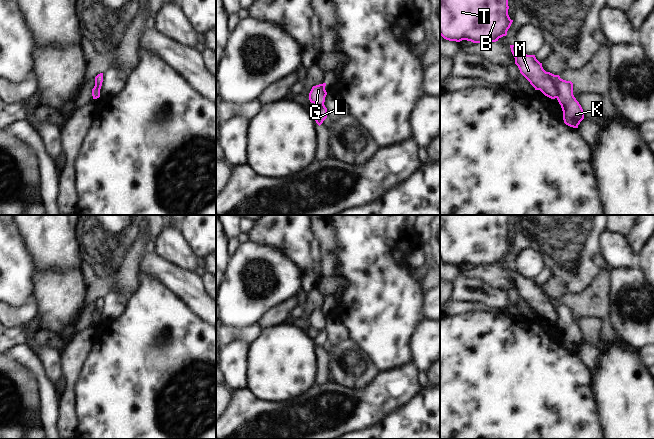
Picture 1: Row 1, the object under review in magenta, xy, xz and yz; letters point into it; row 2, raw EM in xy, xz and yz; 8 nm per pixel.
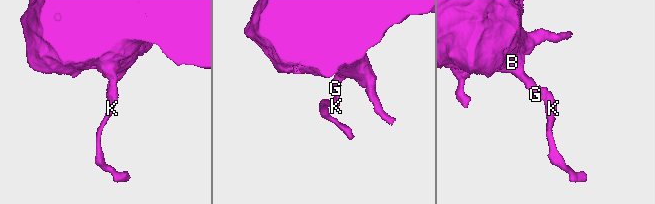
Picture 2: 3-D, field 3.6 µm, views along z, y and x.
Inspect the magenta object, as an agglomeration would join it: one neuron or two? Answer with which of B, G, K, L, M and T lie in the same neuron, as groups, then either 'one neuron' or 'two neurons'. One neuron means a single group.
B G M T / K L; two neurons

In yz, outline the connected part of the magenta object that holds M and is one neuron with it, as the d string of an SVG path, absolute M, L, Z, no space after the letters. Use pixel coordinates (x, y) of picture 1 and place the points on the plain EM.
M510 269L510 272L520 297L530 306L535 314L540 314L551 323L557 322L558 315L554 307L549 303L547 296L542 291L542 287L536 283L535 279L525 278L516 269Z

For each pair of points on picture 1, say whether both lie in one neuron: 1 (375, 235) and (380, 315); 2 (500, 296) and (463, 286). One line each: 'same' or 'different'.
1: same
2: same

